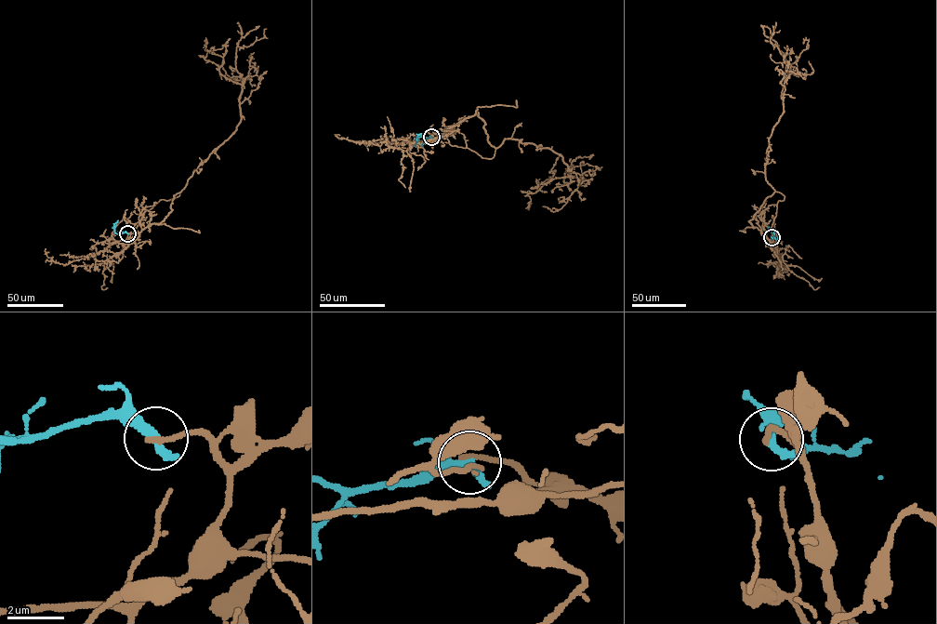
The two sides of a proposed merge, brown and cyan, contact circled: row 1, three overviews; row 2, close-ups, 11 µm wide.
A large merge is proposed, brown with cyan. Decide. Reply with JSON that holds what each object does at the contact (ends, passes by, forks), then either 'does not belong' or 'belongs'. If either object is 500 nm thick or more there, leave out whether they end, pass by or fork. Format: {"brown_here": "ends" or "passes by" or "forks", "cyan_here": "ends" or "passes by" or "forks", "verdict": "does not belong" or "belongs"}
{"brown_here": "ends", "cyan_here": "passes by", "verdict": "does not belong"}

